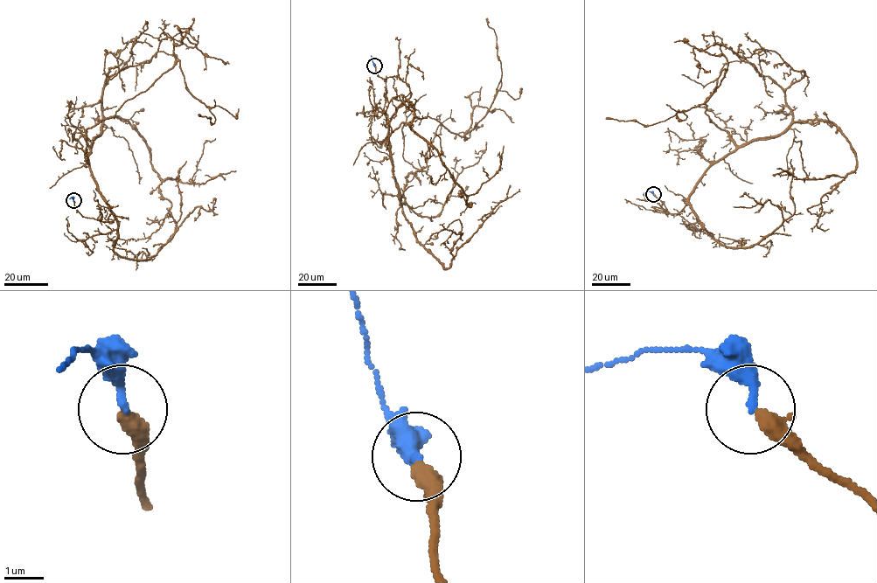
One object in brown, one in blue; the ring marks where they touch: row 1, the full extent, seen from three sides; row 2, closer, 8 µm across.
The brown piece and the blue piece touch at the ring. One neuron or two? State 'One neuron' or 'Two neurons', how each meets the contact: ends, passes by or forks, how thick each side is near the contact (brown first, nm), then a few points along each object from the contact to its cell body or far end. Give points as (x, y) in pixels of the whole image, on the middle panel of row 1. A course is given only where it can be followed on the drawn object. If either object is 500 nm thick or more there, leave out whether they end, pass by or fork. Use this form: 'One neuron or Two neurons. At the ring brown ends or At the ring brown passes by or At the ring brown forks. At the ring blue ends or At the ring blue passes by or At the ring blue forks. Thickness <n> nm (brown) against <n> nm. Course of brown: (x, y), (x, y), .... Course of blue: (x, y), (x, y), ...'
One neuron. At the ring brown ends. At the ring blue ends. Thickness 400 nm (brown) against 280 nm. Course of brown: (374, 65), (411, 93), (389, 121), (389, 149), (387, 136), (415, 117), (469, 137), (502, 76), (486, 18). Course of blue: (374, 65), (371, 55)

